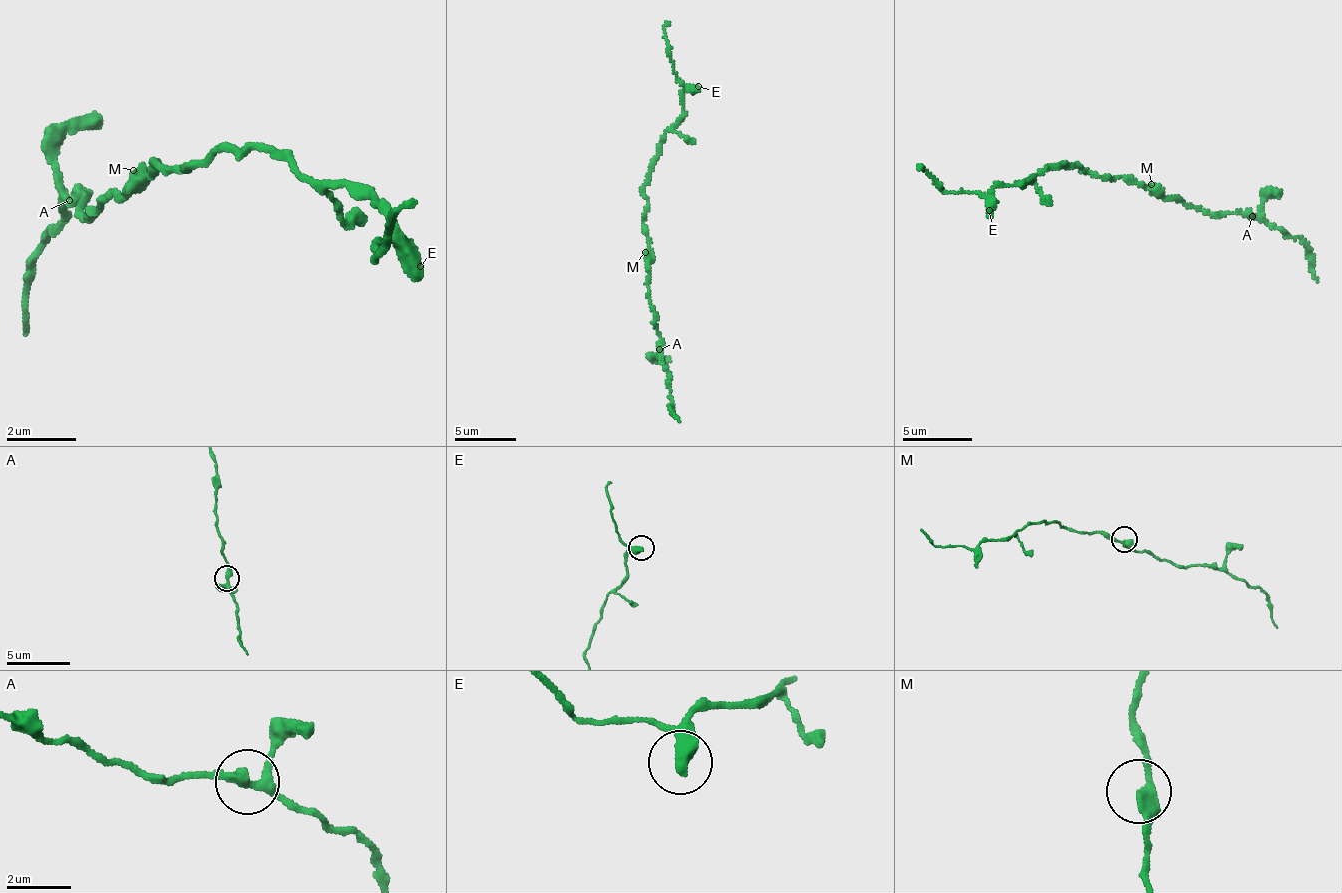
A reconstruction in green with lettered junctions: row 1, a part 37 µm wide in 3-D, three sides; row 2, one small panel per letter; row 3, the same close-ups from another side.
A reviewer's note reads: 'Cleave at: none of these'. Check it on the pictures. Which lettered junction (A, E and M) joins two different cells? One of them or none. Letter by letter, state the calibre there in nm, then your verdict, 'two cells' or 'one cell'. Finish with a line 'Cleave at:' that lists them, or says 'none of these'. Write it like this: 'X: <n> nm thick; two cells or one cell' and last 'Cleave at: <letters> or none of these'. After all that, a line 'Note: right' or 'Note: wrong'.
A: 280 nm thick; two cells
E: 380 nm thick; one cell
M: 380 nm thick; one cell
Cleave at: A
Note: wrong

